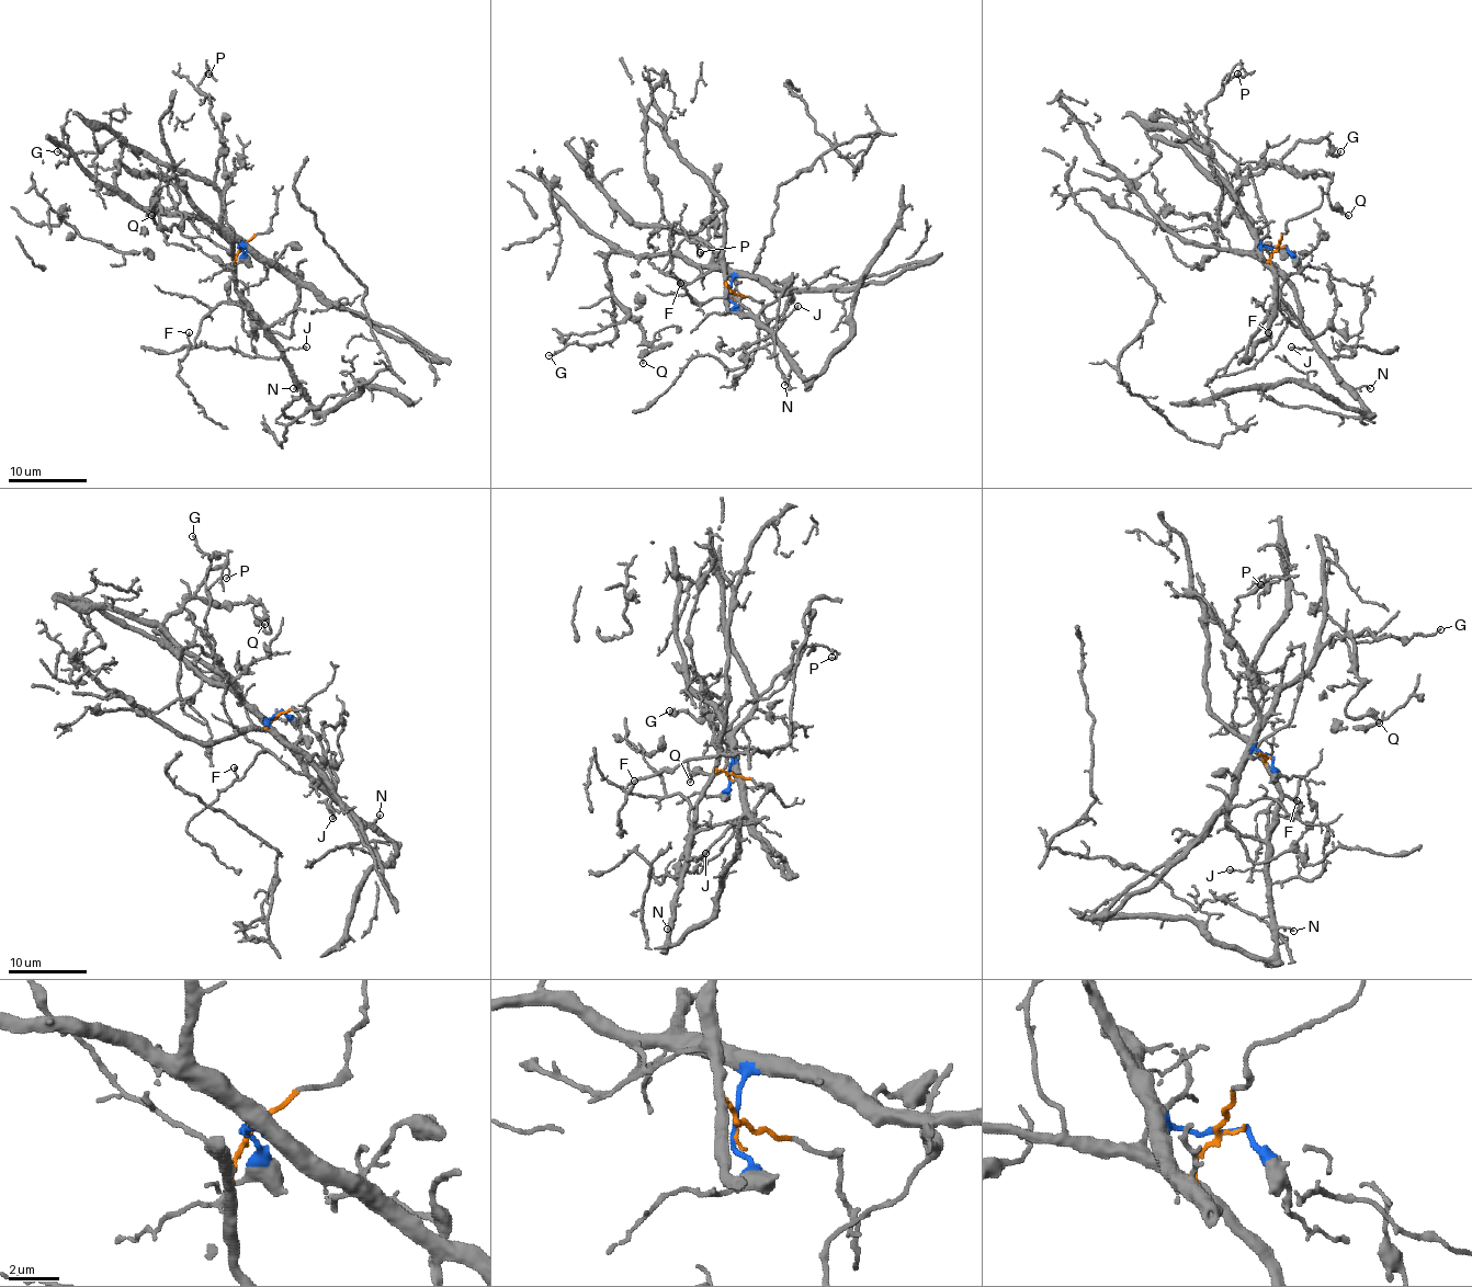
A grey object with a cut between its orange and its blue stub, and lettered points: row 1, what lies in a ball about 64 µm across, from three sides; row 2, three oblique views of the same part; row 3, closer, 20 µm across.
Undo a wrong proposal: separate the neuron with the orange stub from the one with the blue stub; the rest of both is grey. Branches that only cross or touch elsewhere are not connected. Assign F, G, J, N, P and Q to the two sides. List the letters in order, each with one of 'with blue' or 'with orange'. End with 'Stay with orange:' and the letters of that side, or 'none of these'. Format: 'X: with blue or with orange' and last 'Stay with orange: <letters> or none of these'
F: with orange
G: with blue
J: with orange
N: with orange
P: with blue
Q: with blue
Stay with orange: F, J, N

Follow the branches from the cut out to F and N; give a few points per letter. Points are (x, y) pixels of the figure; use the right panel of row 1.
F: (1280, 247), (1270, 266), (1290, 286), (1299, 308), (1297, 318), (1282, 303), (1289, 318), (1275, 345), (1269, 332)
N: (1280, 247), (1270, 257), (1270, 266), (1290, 286), (1299, 320), (1309, 338), (1347, 385), (1354, 389), (1369, 389)

